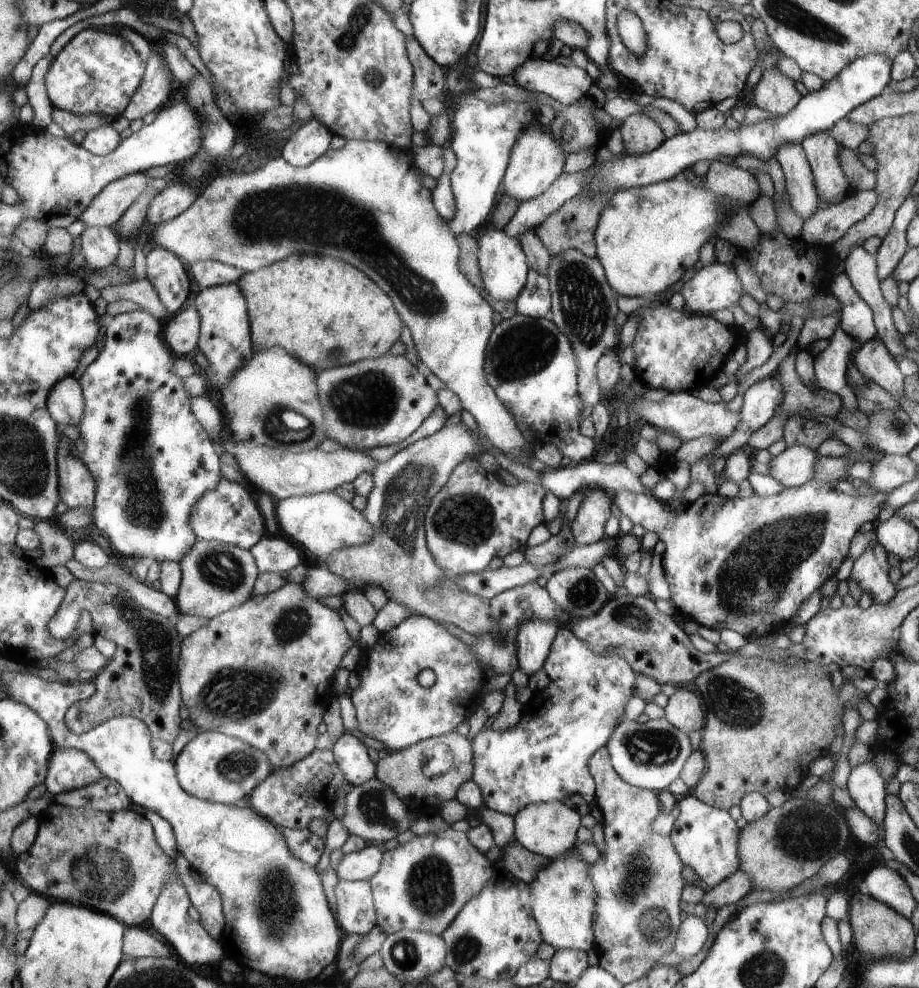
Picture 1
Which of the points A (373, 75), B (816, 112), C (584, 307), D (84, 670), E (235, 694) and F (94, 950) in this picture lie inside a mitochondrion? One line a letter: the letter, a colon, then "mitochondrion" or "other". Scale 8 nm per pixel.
A: mitochondrion
B: other
C: mitochondrion
D: other
E: mitochondrion
F: other

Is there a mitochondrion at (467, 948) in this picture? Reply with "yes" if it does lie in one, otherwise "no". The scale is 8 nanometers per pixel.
yes

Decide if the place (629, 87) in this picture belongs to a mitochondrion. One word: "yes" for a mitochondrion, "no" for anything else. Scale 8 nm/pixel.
no

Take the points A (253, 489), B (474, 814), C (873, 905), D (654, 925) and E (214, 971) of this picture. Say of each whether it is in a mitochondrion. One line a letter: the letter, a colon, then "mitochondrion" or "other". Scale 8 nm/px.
A: other
B: other
C: other
D: mitochondrion
E: other

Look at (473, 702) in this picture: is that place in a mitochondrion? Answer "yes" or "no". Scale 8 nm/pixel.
no

